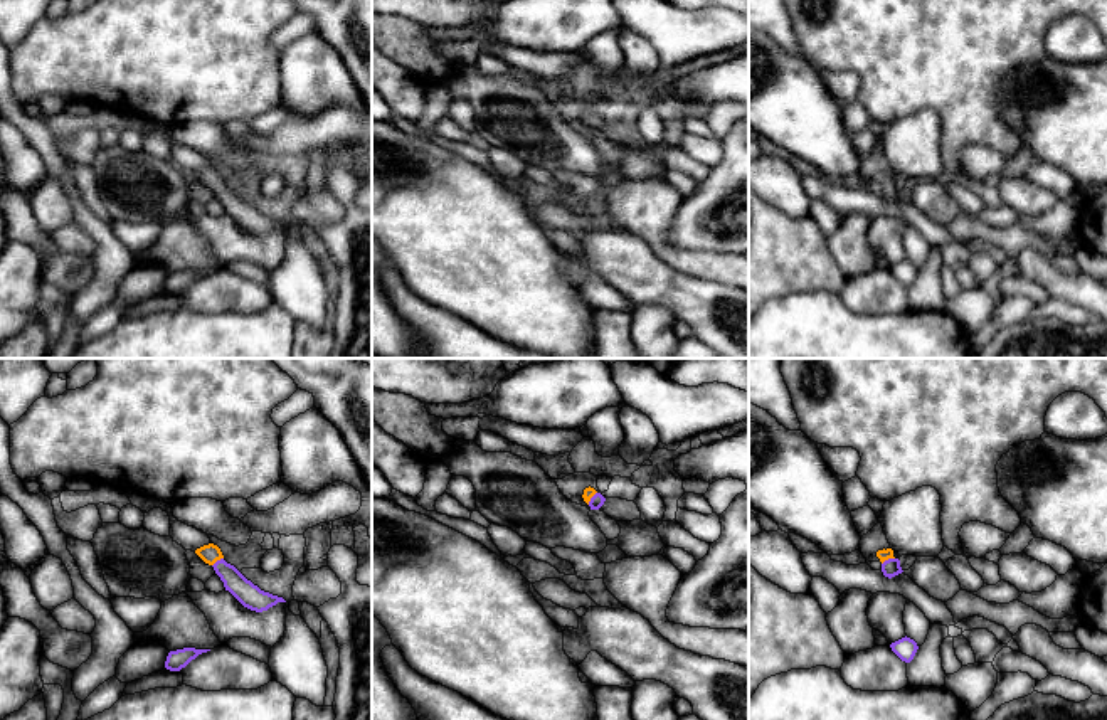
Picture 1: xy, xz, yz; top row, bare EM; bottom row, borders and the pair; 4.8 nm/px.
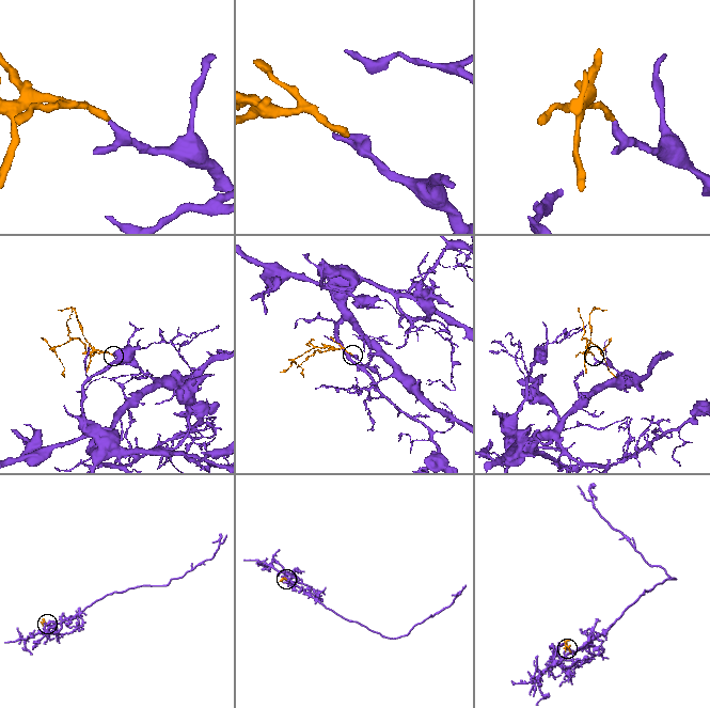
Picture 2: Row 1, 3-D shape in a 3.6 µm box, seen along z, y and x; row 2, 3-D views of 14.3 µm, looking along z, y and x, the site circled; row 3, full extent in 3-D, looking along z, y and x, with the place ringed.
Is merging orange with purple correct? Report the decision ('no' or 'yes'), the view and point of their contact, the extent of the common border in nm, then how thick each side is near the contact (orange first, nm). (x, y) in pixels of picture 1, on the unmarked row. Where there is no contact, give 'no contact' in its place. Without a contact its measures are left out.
yes; meets orange in yz at (887, 182); contact 70 nm long; 50 nm thick on the orange side, 90 nm on the other

